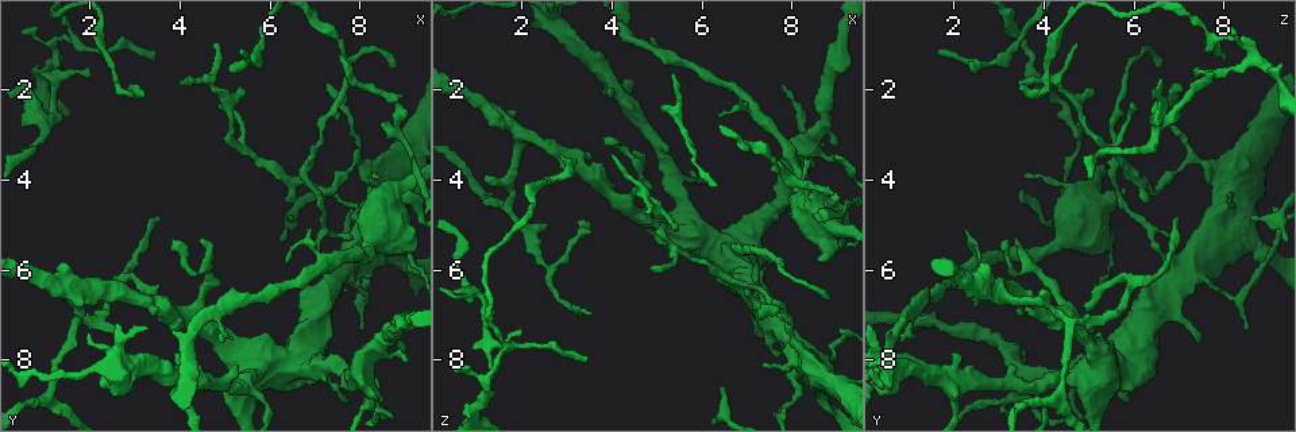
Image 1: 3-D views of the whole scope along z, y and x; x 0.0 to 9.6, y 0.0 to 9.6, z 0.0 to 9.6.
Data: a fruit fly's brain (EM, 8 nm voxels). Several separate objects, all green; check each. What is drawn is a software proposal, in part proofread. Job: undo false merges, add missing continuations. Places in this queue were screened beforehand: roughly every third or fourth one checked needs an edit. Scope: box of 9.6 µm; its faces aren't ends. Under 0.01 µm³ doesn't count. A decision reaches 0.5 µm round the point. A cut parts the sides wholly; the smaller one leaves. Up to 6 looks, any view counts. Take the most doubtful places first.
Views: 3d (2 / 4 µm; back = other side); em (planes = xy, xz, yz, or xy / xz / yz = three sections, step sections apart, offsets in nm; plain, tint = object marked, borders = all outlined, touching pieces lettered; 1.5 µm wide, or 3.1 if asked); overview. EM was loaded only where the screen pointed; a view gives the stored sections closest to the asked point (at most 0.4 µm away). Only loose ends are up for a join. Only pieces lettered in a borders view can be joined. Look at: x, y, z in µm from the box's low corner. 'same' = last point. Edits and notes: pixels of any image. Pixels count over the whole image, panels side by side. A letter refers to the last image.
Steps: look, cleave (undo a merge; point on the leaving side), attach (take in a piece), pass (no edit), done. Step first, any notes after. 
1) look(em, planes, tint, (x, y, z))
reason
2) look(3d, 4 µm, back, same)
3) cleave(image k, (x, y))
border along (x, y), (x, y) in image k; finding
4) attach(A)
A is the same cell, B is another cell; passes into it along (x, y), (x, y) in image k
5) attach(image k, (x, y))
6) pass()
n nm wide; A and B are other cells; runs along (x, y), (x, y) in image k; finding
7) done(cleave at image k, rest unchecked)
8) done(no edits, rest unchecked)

look(em, planes, borders, (6.40, 5.85, 2.60))
an open end

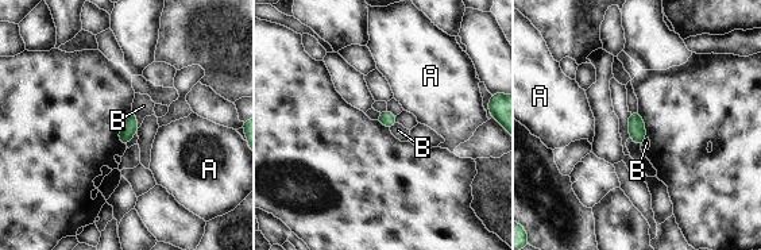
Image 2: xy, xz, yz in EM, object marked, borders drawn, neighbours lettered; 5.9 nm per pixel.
pass()
A and B are other cells; border along (132, 110), (138, 127) in image 2; none of them fits

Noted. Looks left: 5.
look(3d, 4 µm, (2.60, 6.35, 6.05))
abrupt turn

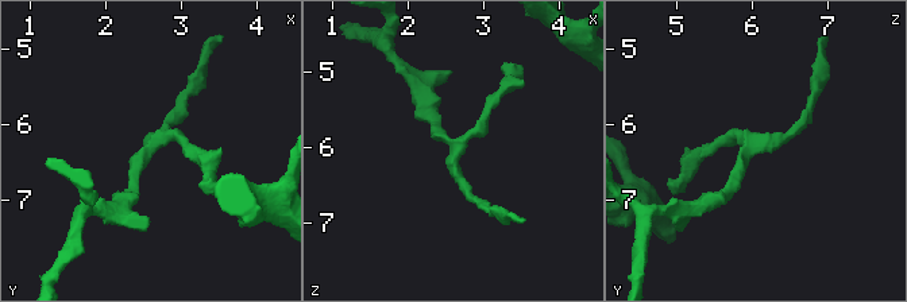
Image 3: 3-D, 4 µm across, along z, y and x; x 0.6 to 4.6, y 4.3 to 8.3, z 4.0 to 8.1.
look(em, xz, step 4, tint, (2.60, 6.30, 6.00))
3 arms

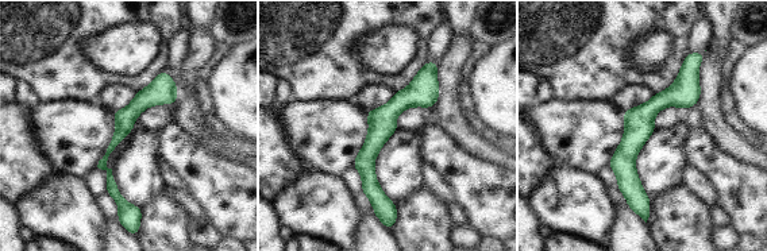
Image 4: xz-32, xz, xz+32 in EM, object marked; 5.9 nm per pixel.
look(em, planes, borders, same)
another direction

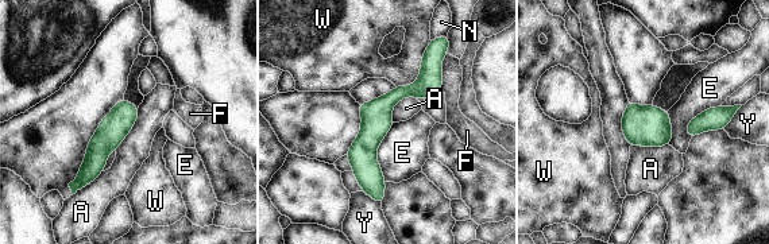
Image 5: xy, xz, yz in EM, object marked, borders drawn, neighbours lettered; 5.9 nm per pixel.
pass()
170 nm wide; A, E, F, N, W and Y are other cells; border along (139, 107), (136, 122), (115, 148) in image 5; one neuron here

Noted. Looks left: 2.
done(no edits, rest unchecked)

